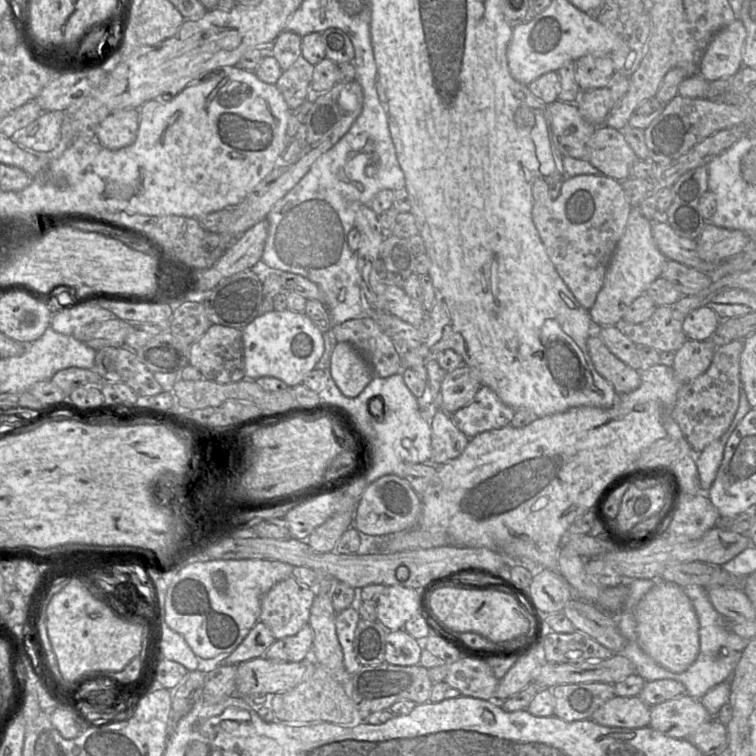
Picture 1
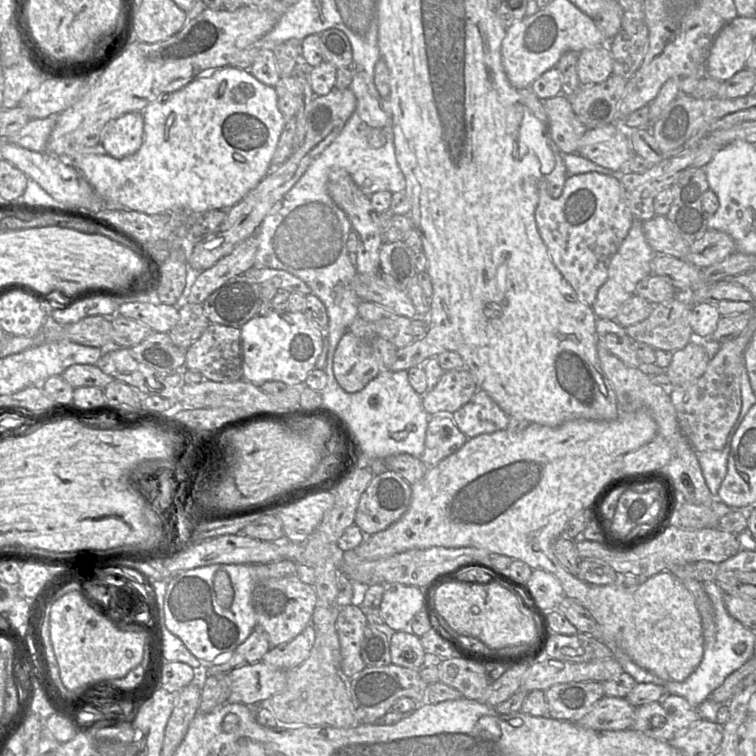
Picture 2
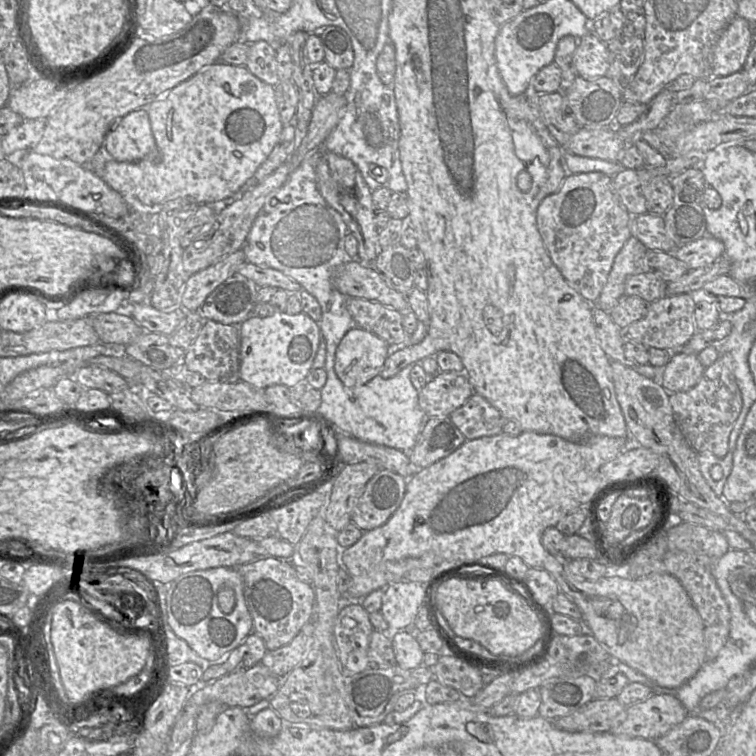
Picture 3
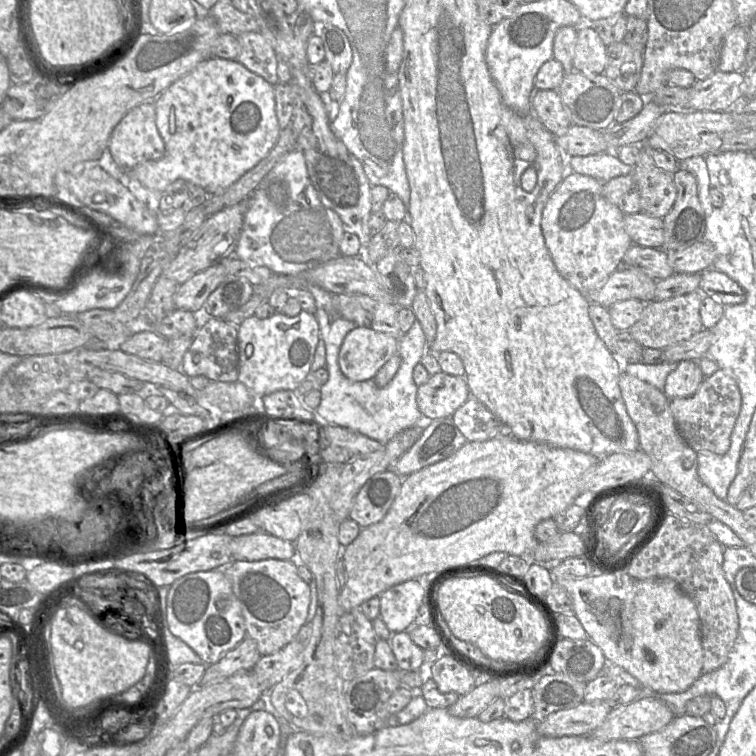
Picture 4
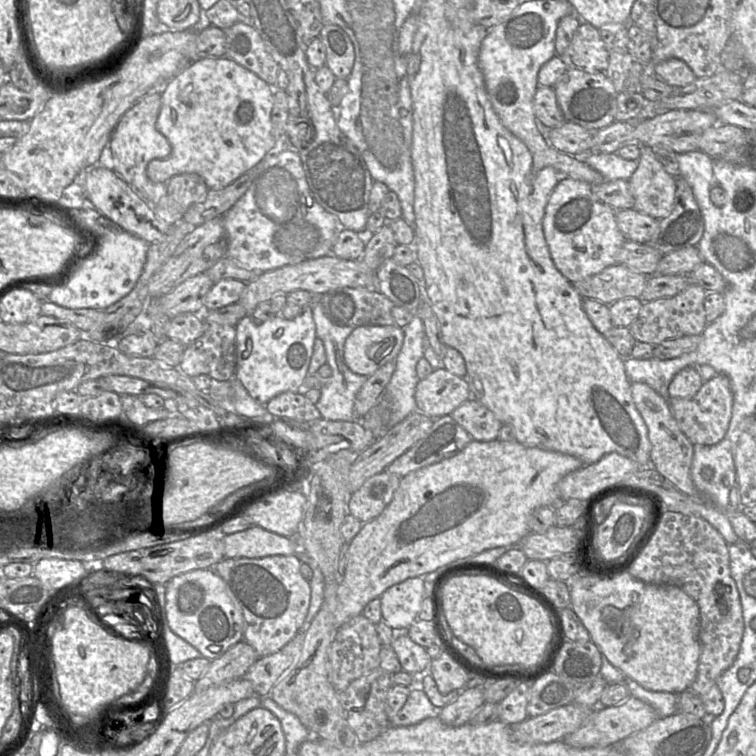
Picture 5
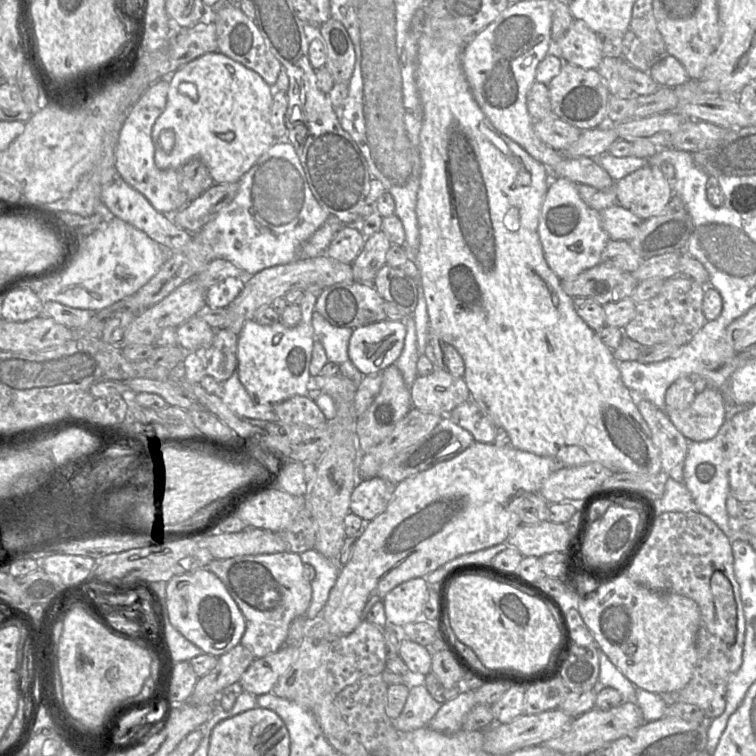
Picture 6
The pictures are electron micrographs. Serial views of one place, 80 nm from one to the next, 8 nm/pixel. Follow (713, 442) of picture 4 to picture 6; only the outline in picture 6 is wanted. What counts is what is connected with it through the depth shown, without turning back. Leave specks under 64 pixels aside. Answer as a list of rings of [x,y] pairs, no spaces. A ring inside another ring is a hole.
[[[708,386],[687,408],[676,410],[666,406],[664,411],[689,441],[703,442],[714,438],[725,422],[727,401],[718,388]]]

